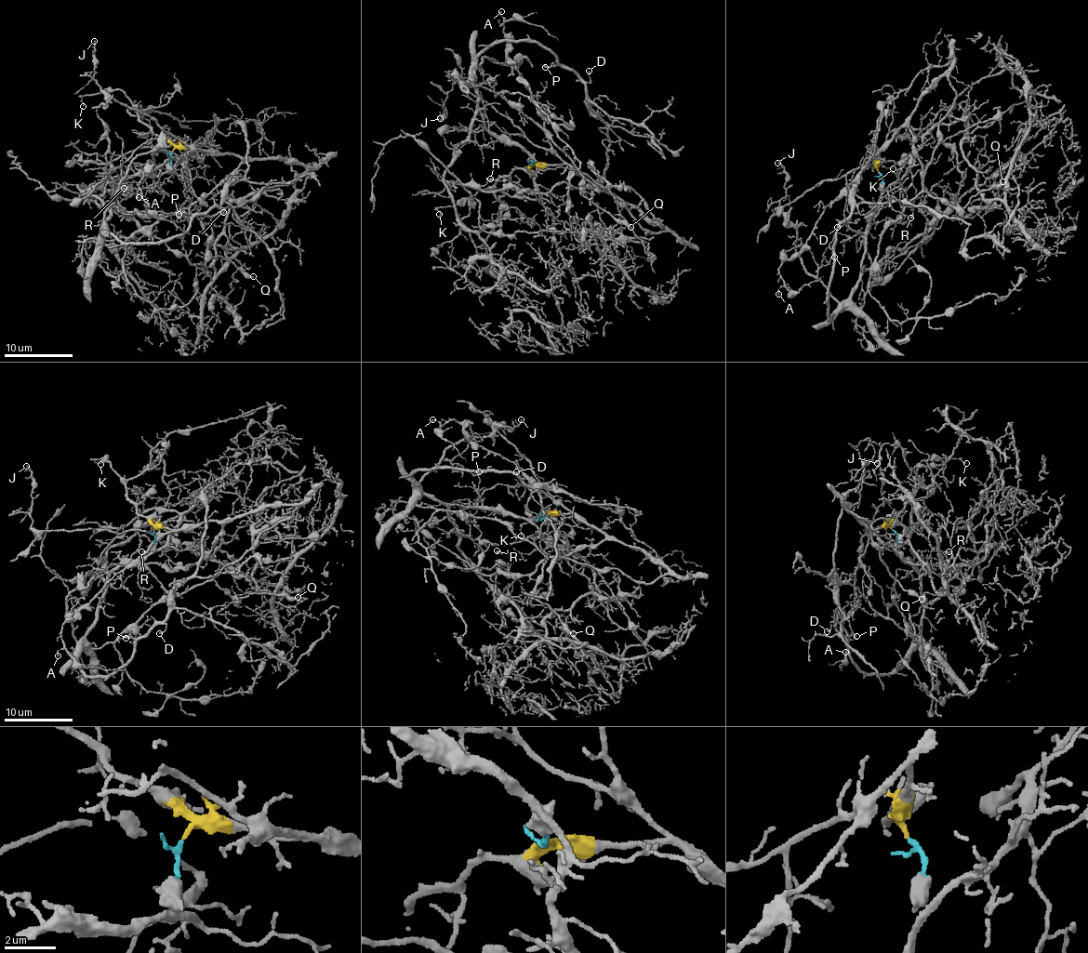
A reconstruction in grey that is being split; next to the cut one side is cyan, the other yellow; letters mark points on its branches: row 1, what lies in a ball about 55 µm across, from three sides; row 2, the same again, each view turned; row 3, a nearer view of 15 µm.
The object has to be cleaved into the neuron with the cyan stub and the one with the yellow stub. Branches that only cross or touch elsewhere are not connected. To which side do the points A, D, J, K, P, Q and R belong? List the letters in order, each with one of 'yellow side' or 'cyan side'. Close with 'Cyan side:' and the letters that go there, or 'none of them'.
A: yellow side
D: cyan side
J: yellow side
K: yellow side
P: cyan side
Q: yellow side
R: cyan side
Cyan side: D, P, R

